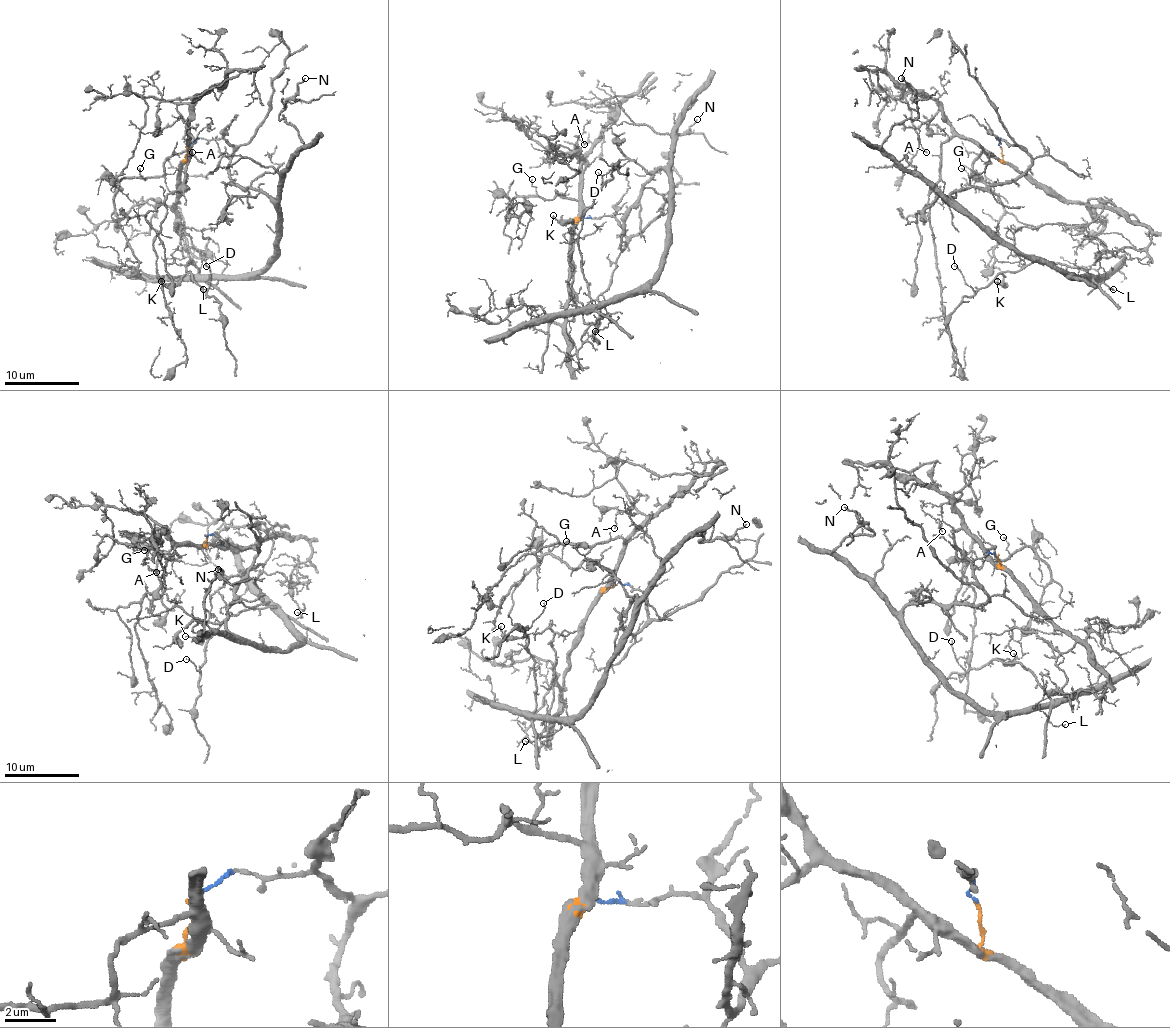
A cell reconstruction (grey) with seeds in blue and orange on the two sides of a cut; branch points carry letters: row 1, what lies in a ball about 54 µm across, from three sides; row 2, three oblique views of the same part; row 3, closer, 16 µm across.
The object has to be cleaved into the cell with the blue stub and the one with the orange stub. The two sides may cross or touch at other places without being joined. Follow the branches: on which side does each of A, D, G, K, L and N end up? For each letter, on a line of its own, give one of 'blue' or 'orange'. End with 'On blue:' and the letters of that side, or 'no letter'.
A: orange
D: blue
G: orange
K: blue
L: blue
N: blue
On blue: D, K, L, N

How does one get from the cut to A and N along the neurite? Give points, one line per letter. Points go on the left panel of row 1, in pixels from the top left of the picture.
A: (187, 148), (185, 159), (188, 106), (181, 104), (177, 113), (185, 126), (185, 143), (192, 152)
N: (188, 146), (224, 139), (233, 148), (231, 180), (274, 198), (304, 141), (279, 111), (305, 78)

